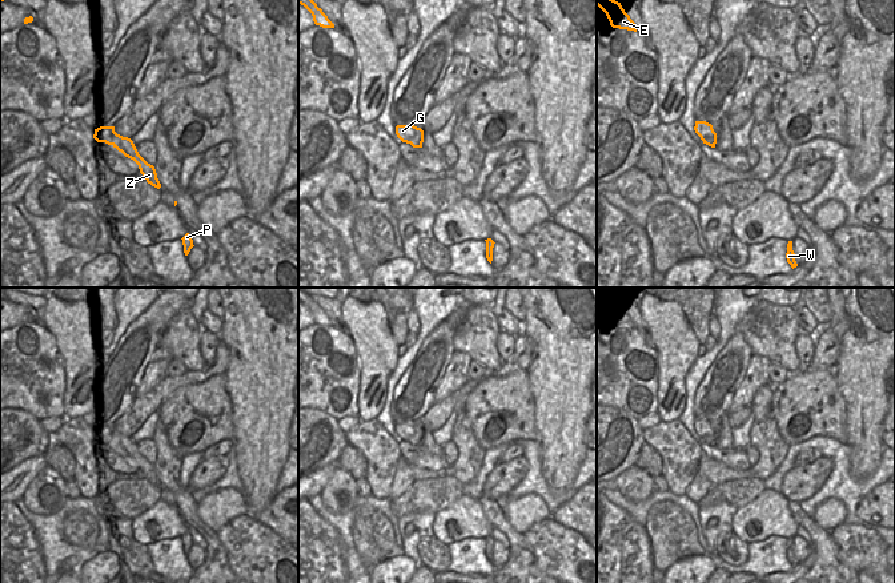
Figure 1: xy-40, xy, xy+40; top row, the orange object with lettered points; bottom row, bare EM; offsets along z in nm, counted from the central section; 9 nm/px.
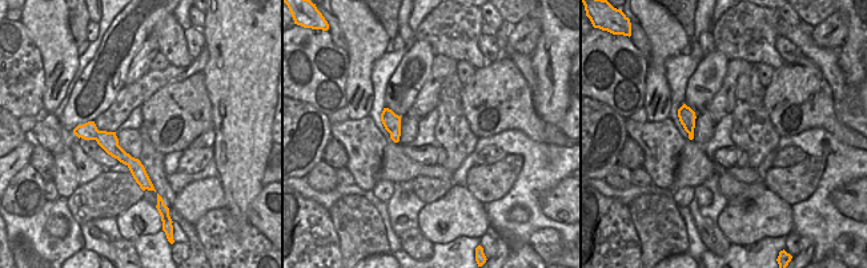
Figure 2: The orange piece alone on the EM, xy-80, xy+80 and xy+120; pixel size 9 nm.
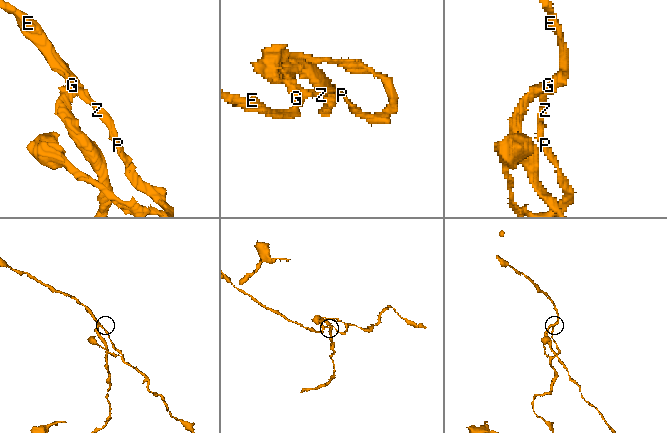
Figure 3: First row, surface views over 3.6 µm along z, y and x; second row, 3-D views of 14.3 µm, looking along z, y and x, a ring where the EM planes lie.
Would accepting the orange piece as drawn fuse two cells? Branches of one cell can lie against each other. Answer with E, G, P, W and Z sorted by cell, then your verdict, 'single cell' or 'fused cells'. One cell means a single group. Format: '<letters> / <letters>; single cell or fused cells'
E G / P W Z; fused cells

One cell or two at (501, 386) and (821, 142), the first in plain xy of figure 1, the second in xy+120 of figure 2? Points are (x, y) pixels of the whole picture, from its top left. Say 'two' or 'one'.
two

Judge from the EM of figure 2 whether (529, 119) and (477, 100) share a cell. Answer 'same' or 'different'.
same

